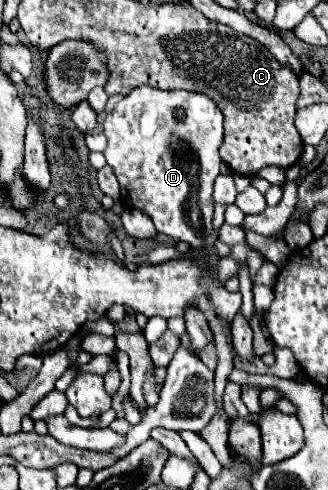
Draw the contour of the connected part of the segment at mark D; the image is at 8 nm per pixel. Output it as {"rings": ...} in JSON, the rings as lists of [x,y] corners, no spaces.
{"rings":[[[140,85],[132,89],[114,109],[112,115],[104,117],[104,135],[108,137],[108,147],[104,151],[108,165],[114,169],[120,183],[120,199],[126,207],[140,209],[150,215],[158,233],[190,245],[192,263],[208,261],[212,271],[216,271],[220,255],[216,253],[216,233],[212,227],[214,199],[212,185],[220,175],[220,155],[218,147],[222,143],[222,113],[216,103],[204,93],[192,91],[162,91],[150,85]]]}

